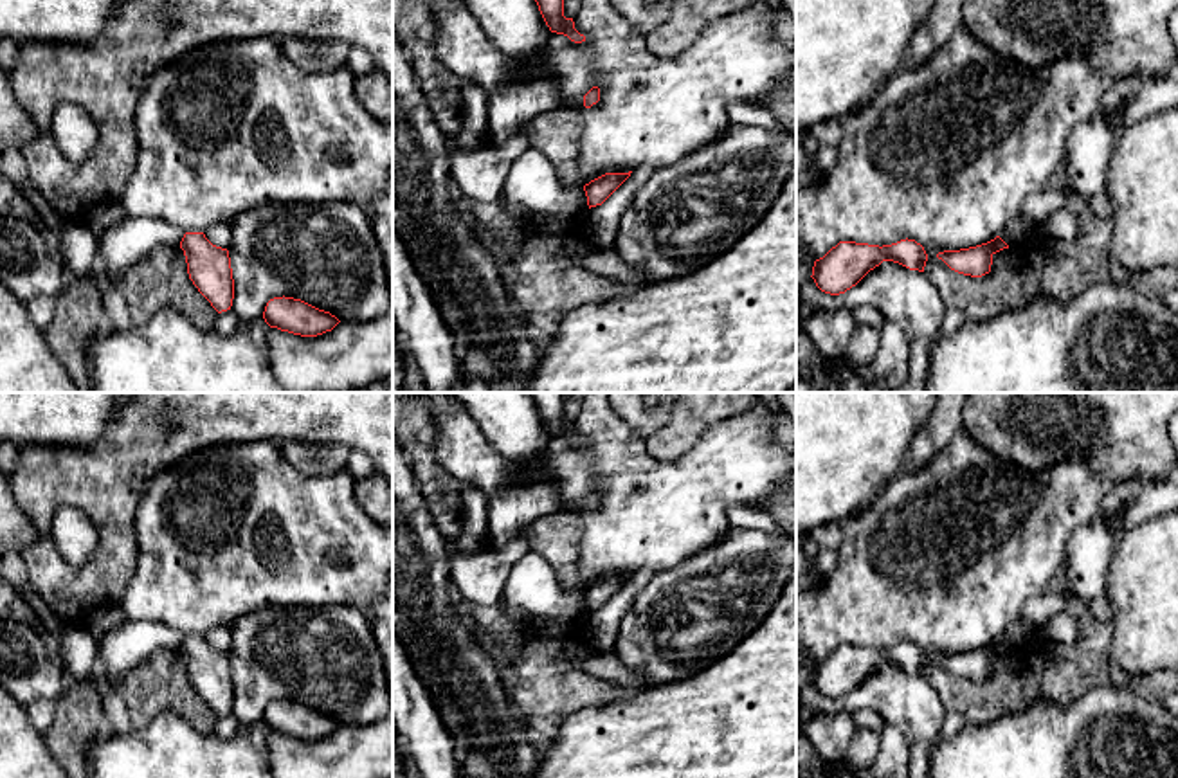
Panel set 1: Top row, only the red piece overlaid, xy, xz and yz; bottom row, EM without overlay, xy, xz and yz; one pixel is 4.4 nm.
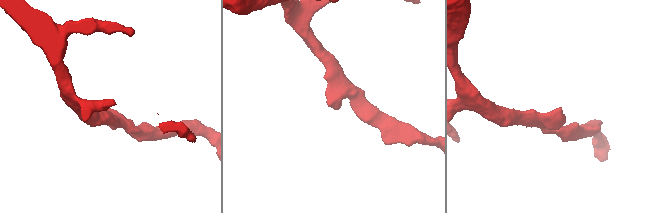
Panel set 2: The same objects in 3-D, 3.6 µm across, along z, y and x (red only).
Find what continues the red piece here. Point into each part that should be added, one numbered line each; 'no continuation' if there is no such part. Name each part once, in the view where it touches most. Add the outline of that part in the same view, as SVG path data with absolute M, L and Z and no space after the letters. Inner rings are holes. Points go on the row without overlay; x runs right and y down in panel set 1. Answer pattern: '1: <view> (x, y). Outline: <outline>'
no continuation

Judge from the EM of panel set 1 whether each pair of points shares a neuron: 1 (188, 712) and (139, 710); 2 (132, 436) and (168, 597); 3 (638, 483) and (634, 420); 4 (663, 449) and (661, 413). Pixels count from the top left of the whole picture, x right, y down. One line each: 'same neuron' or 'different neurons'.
1: same neuron
2: different neurons
3: different neurons
4: different neurons

